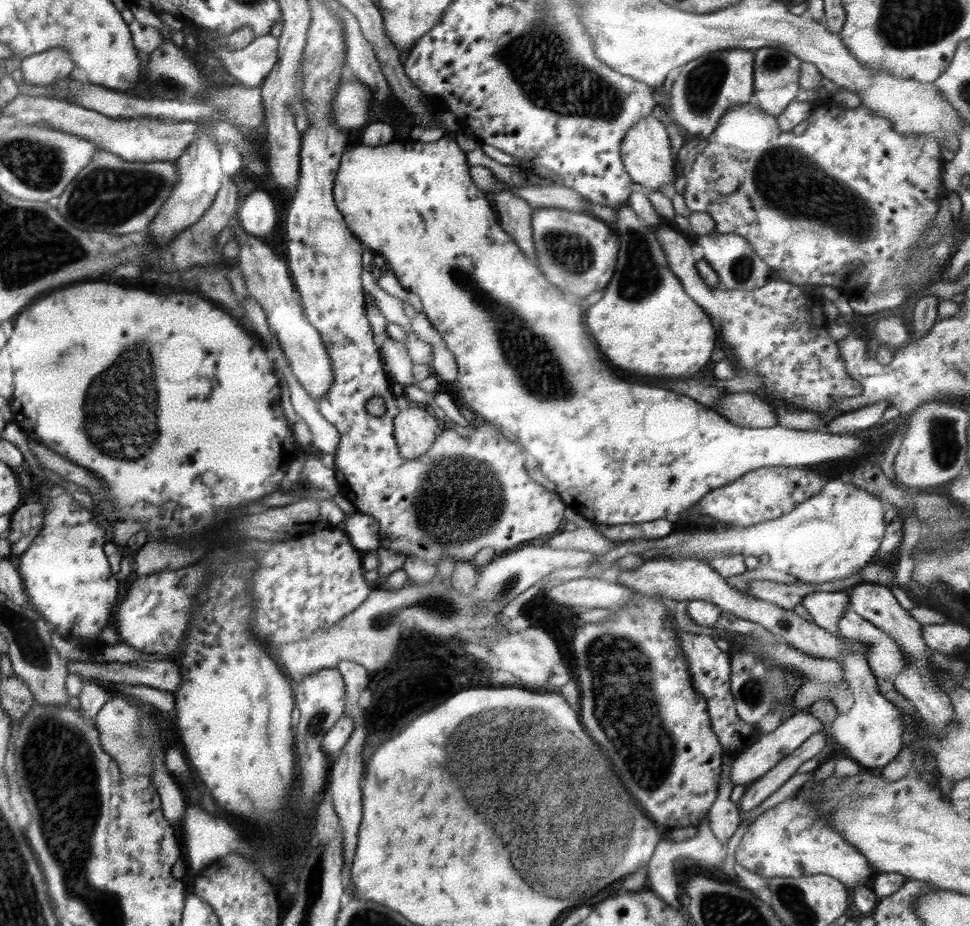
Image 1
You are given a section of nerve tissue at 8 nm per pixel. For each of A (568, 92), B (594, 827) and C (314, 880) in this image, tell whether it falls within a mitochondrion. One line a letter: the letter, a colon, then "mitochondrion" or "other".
A: mitochondrion
B: mitochondrion
C: mitochondrion

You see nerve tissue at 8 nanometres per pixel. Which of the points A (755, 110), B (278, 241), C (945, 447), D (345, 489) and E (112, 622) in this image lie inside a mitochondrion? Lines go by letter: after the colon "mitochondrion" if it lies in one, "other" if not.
A: other
B: other
C: mitochondrion
D: other
E: other

